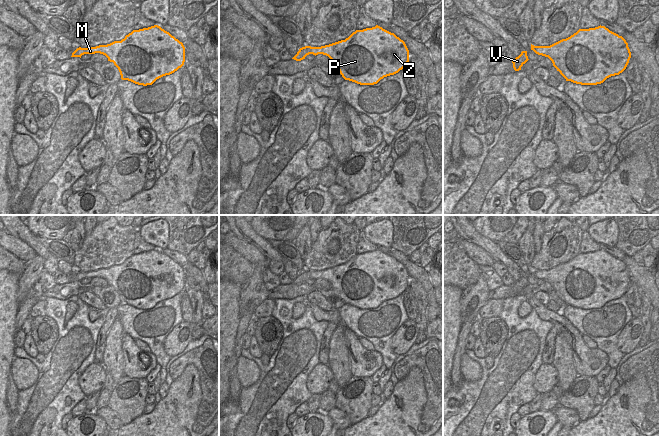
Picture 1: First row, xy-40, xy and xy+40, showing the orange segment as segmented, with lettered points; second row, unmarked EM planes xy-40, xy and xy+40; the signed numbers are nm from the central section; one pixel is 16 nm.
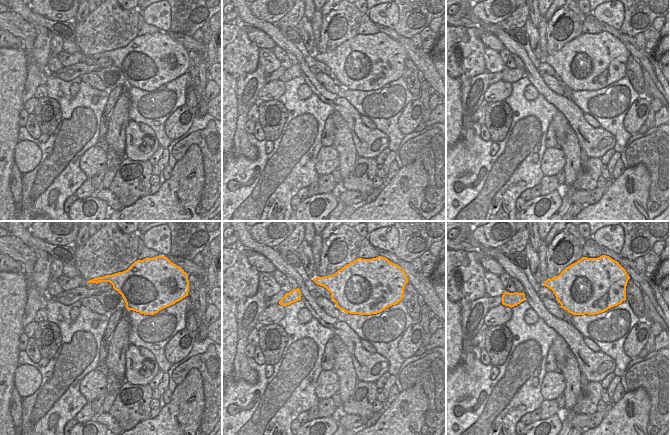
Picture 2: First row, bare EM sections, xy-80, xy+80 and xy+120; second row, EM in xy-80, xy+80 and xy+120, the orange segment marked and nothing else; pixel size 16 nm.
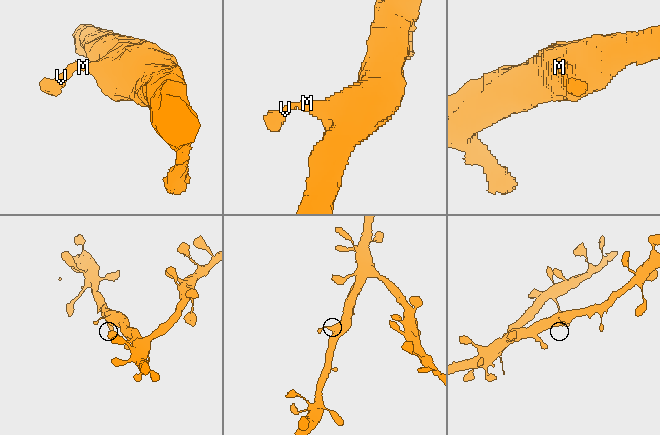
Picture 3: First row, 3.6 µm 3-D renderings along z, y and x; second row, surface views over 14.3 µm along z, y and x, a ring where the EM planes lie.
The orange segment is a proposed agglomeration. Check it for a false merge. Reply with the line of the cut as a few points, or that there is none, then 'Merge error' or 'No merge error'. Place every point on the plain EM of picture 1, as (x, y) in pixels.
No split. No merge error

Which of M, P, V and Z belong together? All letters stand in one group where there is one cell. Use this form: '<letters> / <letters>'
M P V Z

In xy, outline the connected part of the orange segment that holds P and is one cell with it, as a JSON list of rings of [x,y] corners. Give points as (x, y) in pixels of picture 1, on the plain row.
[[[378,249],[356,254],[345,264],[329,269],[302,271],[292,283],[301,285],[309,278],[328,280],[345,304],[360,309],[377,308],[409,286],[405,266]]]

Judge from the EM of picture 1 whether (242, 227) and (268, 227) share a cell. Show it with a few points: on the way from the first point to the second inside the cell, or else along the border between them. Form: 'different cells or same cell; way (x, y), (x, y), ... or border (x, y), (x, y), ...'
different cells; border (250, 225), (267, 240)

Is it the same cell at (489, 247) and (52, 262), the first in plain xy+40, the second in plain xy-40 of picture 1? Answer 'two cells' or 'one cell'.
two cells

